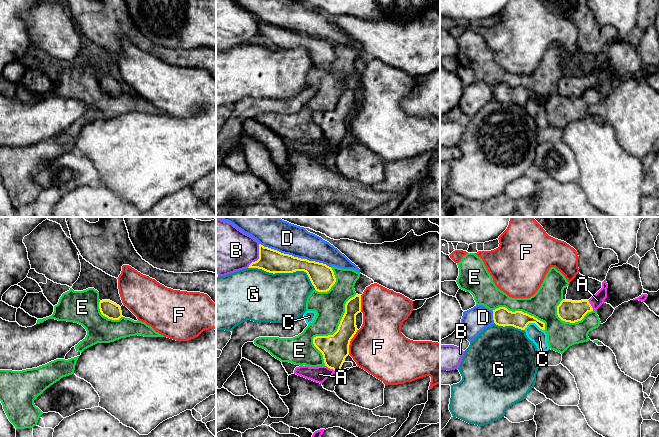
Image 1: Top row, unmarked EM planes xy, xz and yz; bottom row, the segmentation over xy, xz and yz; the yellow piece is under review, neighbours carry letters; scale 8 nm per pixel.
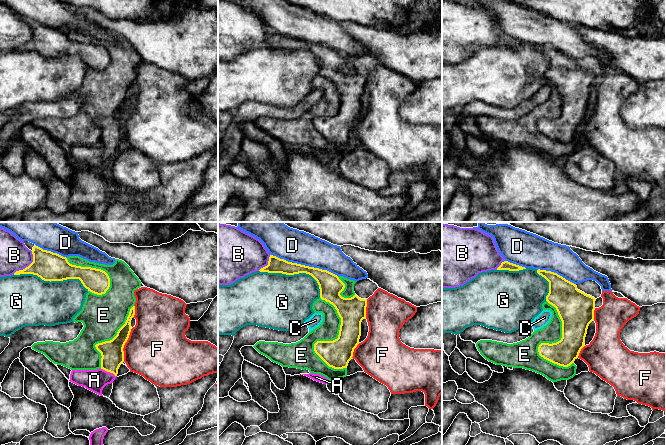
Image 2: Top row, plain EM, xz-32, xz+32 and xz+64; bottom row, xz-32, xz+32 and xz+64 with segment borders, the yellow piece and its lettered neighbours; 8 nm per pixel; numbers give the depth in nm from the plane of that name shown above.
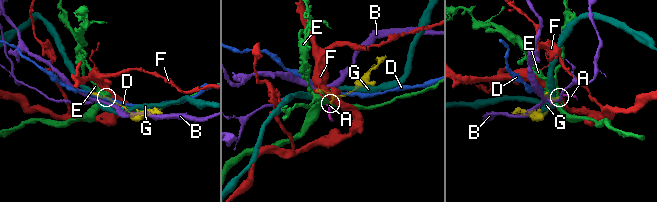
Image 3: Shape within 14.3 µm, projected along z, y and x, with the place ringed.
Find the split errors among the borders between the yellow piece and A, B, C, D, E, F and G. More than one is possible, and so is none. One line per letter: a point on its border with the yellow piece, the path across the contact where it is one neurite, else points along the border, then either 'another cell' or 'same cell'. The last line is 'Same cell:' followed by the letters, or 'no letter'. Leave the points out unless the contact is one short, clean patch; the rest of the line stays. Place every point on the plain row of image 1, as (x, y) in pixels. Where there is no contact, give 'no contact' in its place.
A: contact xz (330, 144); way xz (335, 124), (333, 140), (330, 144), (319, 150); same cell
B: contact xz (259, 32); another cell
C: contact yz (534, 98); another cell
D: contact xz (280, 28); another cell
E: contact xz (330, 111); another cell
F: contact xz (349, 118); another cell
G: contact xz (285, 48); another cell
Same cell: A

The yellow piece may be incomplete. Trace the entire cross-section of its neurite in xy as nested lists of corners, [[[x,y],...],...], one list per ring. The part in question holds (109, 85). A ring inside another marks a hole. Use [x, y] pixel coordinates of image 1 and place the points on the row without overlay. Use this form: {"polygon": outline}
{"polygon": [[[110,76],[100,77],[99,85],[101,90],[108,95],[119,96],[123,93],[120,82]]]}

